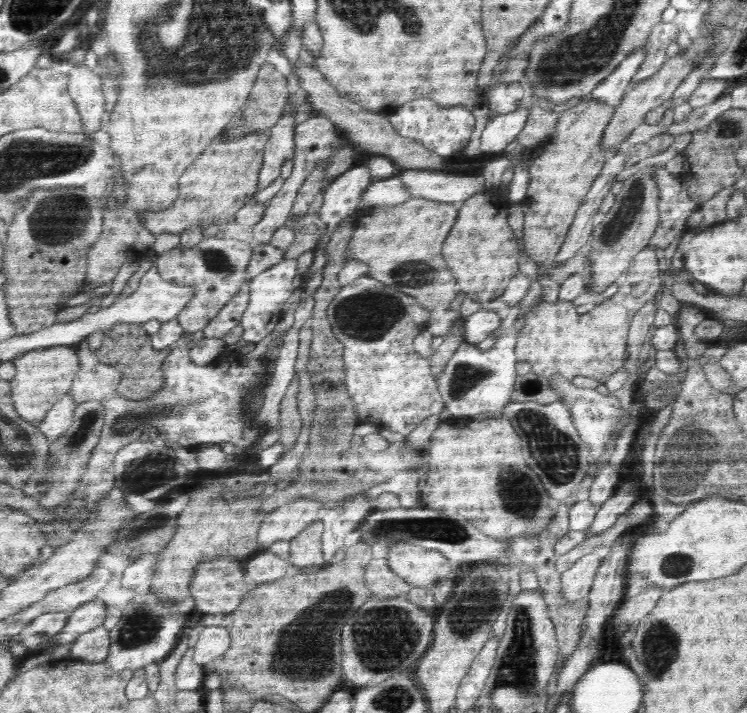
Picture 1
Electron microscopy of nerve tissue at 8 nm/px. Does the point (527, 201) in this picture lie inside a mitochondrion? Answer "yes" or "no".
no

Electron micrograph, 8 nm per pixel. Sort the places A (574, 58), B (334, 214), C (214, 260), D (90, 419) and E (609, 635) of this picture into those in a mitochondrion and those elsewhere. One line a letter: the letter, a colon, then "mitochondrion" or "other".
A: mitochondrion
B: other
C: mitochondrion
D: mitochondrion
E: other

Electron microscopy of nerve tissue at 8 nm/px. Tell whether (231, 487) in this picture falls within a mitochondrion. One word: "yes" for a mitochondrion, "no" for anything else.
no

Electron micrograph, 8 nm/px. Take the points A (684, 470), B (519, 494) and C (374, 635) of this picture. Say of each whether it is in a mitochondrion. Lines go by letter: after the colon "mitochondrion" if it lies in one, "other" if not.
A: mitochondrion
B: mitochondrion
C: mitochondrion

